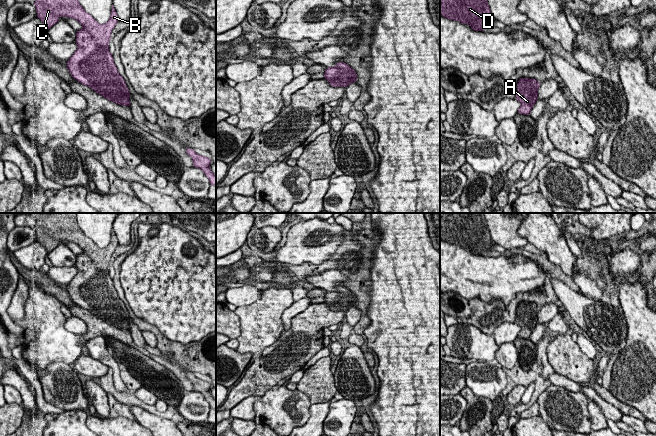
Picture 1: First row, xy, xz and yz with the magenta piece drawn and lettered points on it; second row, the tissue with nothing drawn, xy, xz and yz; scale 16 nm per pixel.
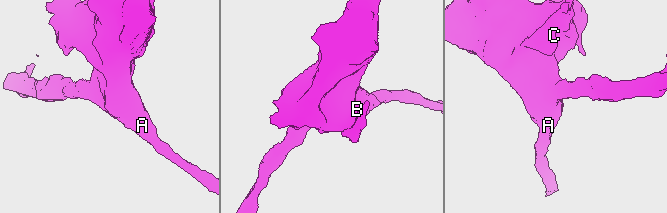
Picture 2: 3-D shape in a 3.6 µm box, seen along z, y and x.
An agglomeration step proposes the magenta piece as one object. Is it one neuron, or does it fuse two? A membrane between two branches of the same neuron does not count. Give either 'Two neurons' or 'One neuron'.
One neuron

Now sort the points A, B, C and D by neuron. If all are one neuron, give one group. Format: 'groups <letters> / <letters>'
groups A B C D

